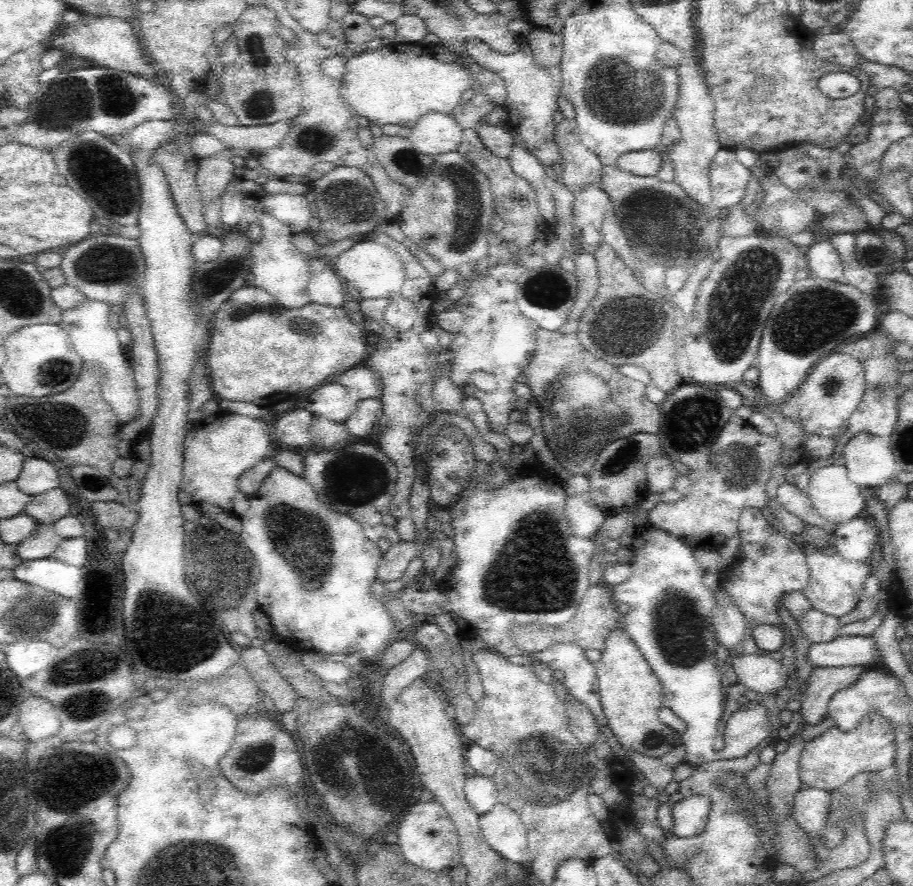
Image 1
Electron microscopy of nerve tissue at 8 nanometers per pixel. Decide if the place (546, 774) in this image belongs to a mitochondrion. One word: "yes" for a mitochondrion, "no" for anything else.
yes

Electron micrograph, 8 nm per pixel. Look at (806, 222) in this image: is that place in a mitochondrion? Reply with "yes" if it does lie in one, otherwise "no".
no

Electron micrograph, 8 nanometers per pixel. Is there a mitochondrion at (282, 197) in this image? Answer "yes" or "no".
no

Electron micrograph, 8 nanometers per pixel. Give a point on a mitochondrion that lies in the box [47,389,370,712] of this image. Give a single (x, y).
(225, 572)

